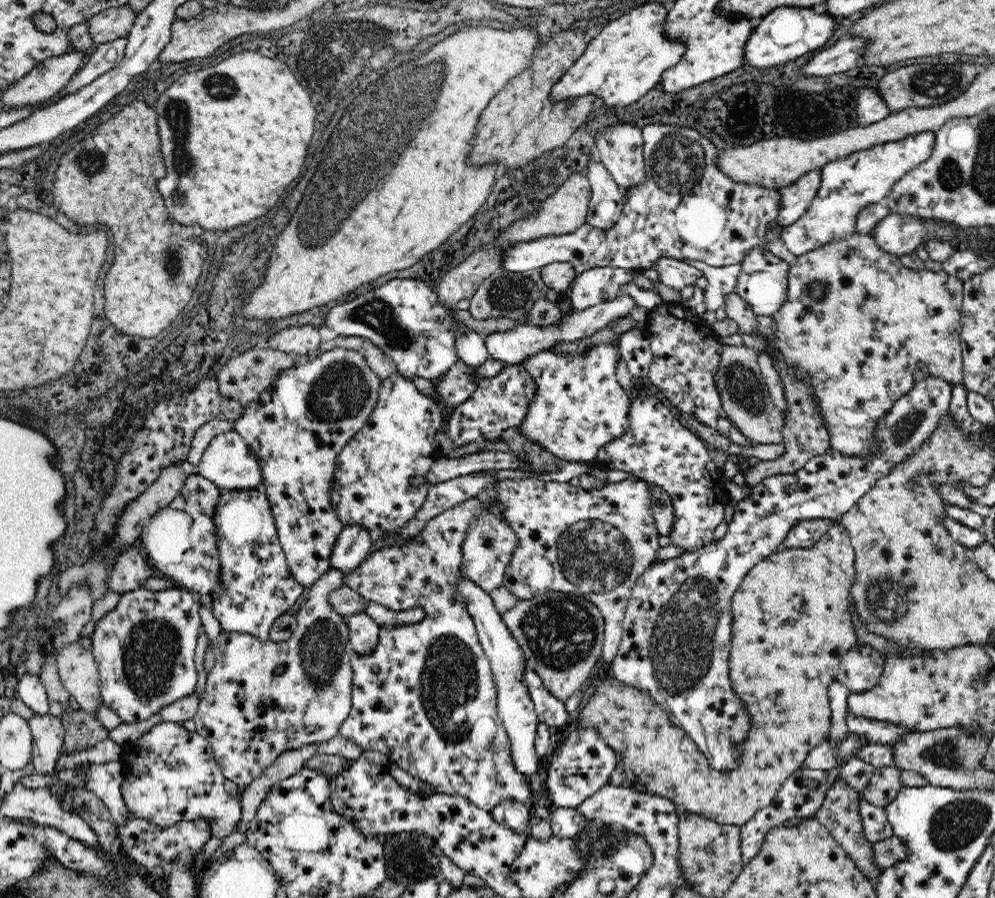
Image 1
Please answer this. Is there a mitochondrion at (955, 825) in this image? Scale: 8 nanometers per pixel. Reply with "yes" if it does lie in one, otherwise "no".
yes

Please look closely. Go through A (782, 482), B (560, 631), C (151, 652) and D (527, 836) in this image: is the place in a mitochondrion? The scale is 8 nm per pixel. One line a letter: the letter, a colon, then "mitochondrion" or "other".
A: other
B: mitochondrion
C: mitochondrion
D: other

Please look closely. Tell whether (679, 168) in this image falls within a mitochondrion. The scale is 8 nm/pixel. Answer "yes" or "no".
yes

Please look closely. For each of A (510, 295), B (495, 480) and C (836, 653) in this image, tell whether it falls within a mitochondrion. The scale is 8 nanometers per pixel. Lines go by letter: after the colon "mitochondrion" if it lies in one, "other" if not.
A: mitochondrion
B: other
C: other

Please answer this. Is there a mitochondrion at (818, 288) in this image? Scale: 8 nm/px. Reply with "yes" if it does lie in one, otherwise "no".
yes

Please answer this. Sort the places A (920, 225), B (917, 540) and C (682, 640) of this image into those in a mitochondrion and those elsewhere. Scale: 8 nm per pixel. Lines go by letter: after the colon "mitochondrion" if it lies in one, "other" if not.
A: other
B: other
C: mitochondrion

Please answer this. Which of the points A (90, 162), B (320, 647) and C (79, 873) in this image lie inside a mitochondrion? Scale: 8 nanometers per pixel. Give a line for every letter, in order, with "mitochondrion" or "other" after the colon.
A: mitochondrion
B: mitochondrion
C: other

